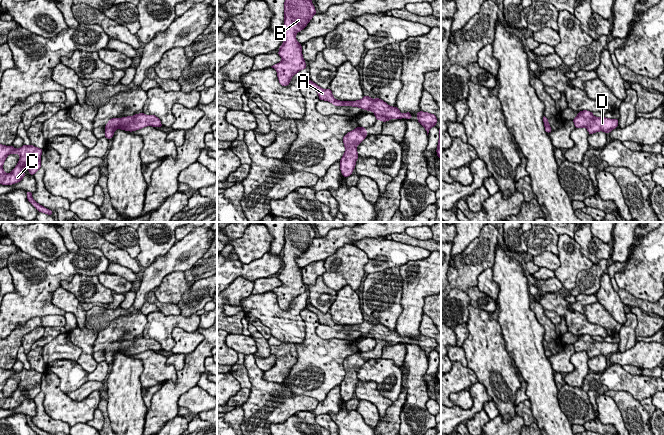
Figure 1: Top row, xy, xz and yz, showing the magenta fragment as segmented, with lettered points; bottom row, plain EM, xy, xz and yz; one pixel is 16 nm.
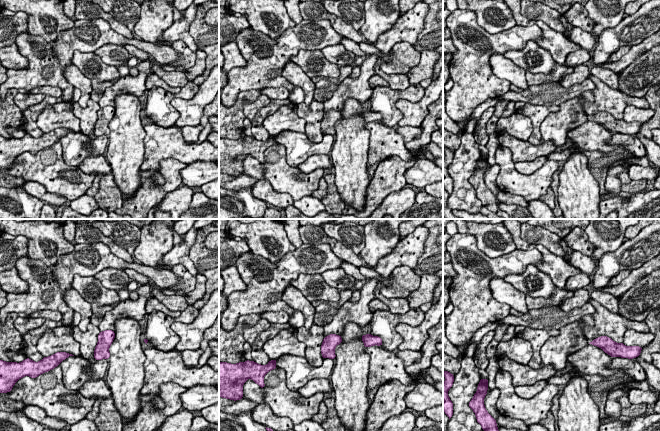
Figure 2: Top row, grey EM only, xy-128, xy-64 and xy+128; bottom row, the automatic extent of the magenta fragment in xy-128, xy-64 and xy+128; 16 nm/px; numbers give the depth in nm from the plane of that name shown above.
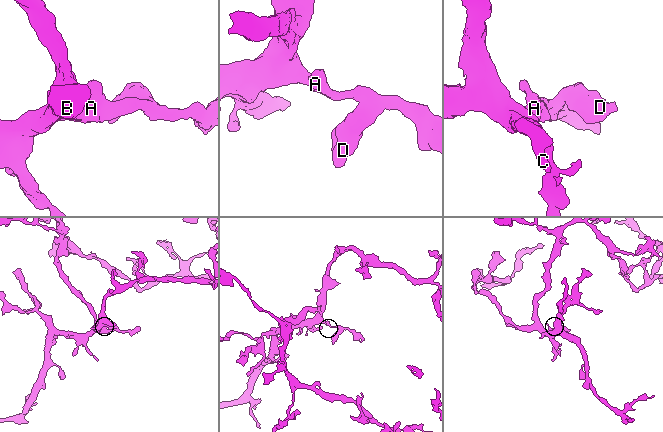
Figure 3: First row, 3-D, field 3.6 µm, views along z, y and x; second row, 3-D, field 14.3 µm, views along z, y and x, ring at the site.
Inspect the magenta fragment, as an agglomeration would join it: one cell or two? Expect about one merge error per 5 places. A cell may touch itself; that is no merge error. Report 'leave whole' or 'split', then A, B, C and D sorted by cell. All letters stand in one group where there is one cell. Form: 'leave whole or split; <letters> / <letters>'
leave whole; A B C D

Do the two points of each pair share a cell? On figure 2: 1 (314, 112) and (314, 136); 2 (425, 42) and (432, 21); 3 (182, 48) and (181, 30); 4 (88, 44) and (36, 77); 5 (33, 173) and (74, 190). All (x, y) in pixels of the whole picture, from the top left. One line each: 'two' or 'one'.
1: one
2: one
3: two
4: one
5: one

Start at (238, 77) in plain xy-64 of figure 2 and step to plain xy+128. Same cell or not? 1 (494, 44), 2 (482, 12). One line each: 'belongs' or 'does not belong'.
1: belongs
2: does not belong

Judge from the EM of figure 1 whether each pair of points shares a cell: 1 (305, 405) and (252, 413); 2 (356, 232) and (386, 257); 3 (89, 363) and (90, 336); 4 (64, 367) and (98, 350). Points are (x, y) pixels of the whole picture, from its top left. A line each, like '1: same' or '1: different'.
1: same
2: different
3: same
4: different

